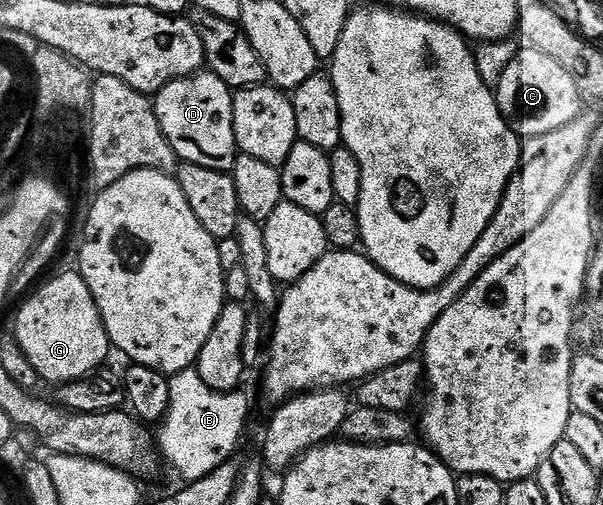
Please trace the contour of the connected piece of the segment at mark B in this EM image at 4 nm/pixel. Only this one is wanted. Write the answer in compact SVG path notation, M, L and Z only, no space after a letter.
M195 368L172 375L169 384L169 410L159 426L159 454L173 465L182 483L198 482L234 457L249 418L249 398L242 392L221 394L207 388Z

